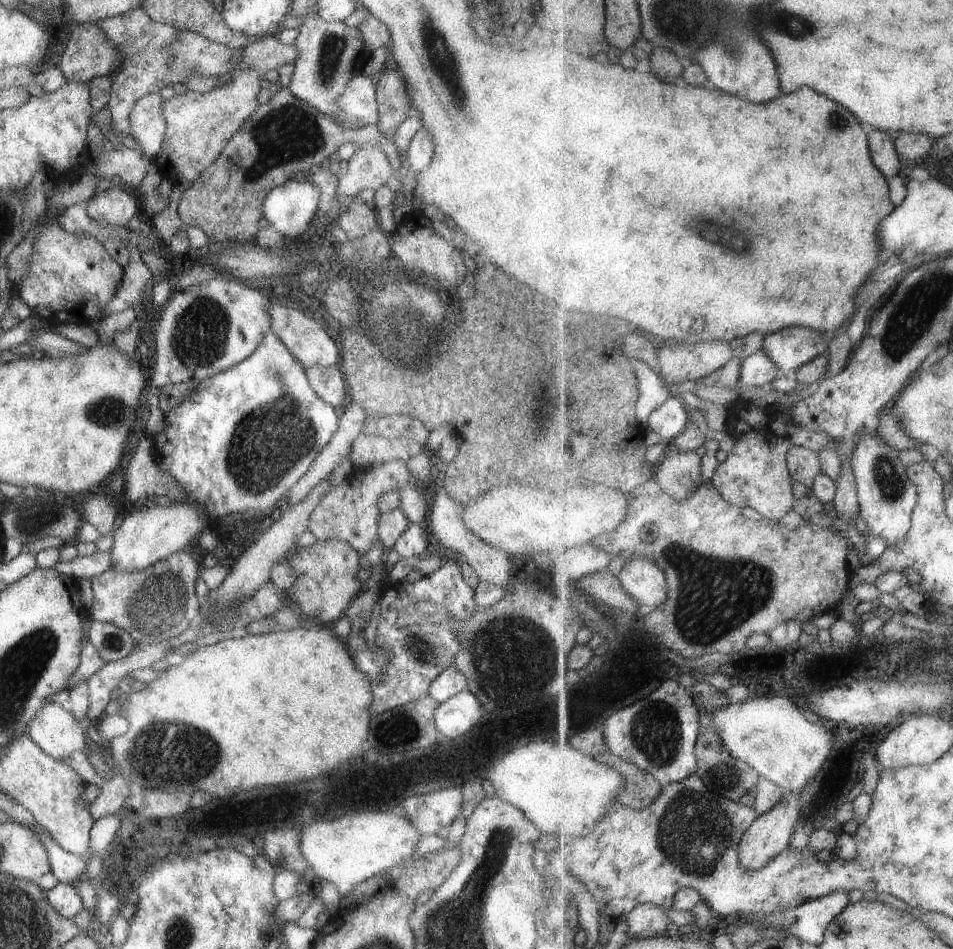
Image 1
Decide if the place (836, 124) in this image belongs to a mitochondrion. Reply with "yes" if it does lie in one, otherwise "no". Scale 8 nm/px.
yes

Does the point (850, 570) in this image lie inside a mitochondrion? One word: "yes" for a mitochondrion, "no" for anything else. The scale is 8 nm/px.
no

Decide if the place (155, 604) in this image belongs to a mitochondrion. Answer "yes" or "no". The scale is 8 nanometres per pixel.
yes

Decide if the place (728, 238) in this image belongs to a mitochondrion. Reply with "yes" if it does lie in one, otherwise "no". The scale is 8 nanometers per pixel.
yes

